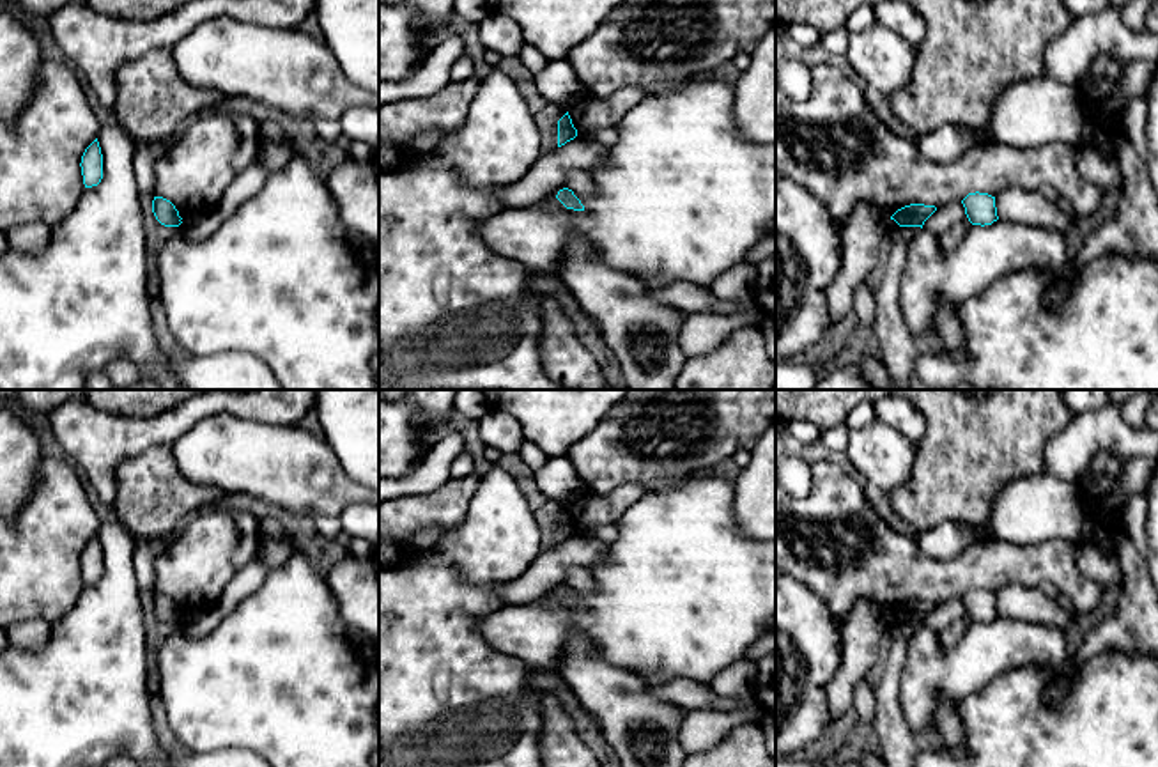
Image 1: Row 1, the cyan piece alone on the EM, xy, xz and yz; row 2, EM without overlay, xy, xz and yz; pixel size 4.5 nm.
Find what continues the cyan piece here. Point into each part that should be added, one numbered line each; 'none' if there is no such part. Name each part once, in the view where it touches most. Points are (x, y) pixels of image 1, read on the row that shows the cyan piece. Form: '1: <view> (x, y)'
none

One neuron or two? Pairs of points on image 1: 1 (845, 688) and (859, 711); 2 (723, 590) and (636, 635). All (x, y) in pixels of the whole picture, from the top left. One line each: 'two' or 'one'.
1: two
2: one

